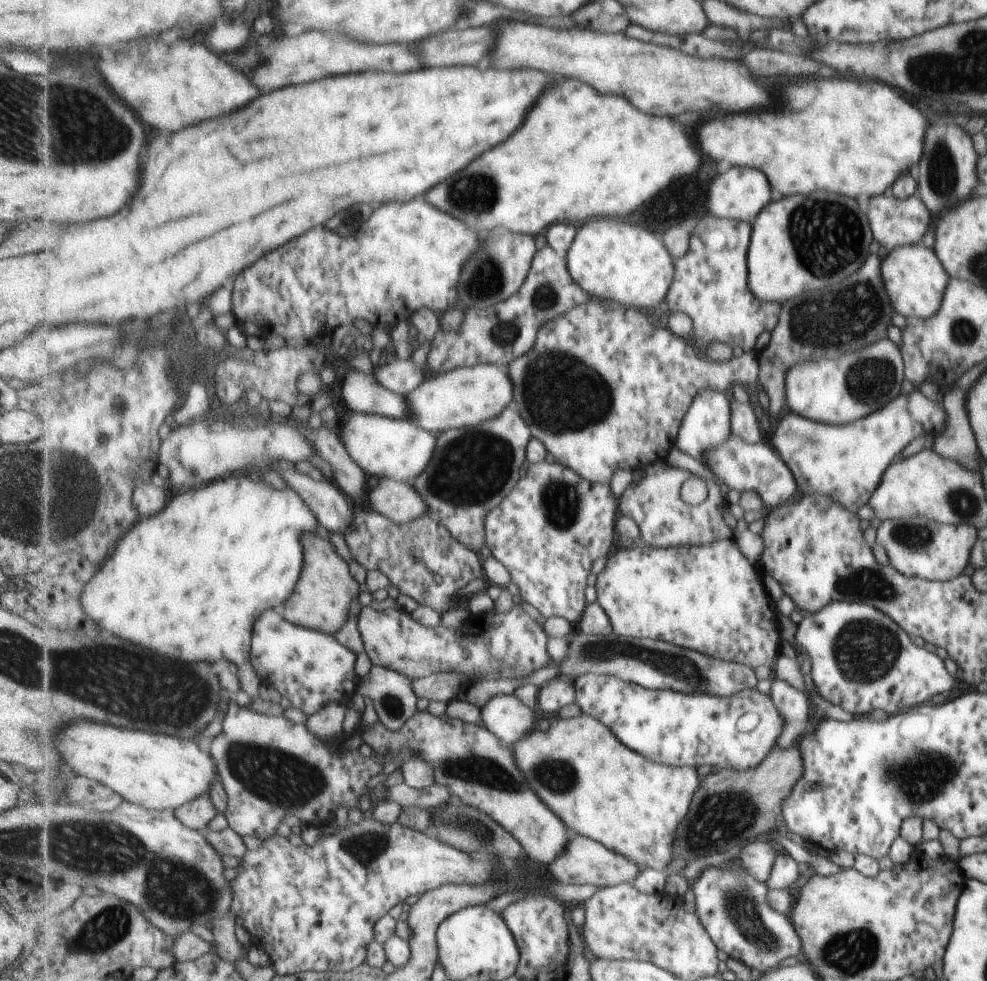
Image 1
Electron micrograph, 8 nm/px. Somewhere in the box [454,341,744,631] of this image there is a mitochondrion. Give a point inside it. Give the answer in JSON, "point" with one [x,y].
{"point":[552,385]}

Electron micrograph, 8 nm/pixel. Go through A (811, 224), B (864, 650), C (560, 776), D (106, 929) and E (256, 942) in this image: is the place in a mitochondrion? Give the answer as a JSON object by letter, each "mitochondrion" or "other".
{"A":"mitochondrion","B":"mitochondrion","C":"mitochondrion","D":"mitochondrion","E":"other"}

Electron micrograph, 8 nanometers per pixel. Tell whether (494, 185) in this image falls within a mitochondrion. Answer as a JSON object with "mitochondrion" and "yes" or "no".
{"mitochondrion":"yes"}

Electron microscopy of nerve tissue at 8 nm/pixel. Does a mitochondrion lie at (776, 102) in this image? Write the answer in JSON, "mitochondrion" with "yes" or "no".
{"mitochondrion":"no"}

